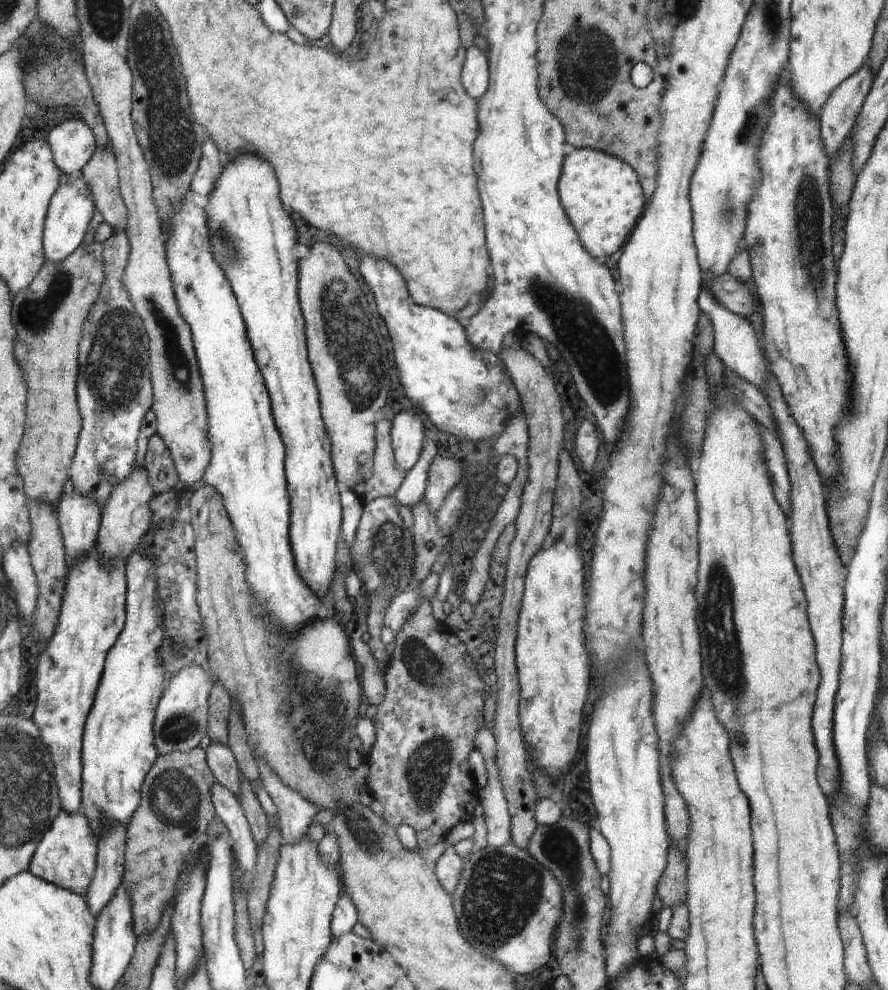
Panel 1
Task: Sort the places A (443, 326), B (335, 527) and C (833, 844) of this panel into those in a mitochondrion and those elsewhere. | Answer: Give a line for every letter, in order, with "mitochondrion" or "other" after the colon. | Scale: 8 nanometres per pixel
A: other
B: other
C: other

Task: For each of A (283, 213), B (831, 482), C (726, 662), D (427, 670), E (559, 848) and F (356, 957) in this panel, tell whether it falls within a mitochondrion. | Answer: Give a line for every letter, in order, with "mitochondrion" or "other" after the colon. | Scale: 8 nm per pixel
A: other
B: other
C: mitochondrion
D: mitochondrion
E: mitochondrion
F: other

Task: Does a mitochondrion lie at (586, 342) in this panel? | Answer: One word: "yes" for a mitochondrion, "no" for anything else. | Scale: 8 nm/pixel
yes

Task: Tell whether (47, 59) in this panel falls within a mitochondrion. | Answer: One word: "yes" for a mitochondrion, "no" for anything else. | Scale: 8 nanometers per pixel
yes

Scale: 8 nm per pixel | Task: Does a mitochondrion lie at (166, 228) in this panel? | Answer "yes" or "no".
no

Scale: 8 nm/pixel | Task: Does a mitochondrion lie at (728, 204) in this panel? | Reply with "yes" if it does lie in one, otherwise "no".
yes

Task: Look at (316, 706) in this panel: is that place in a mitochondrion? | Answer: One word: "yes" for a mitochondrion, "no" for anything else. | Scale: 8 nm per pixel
yes

